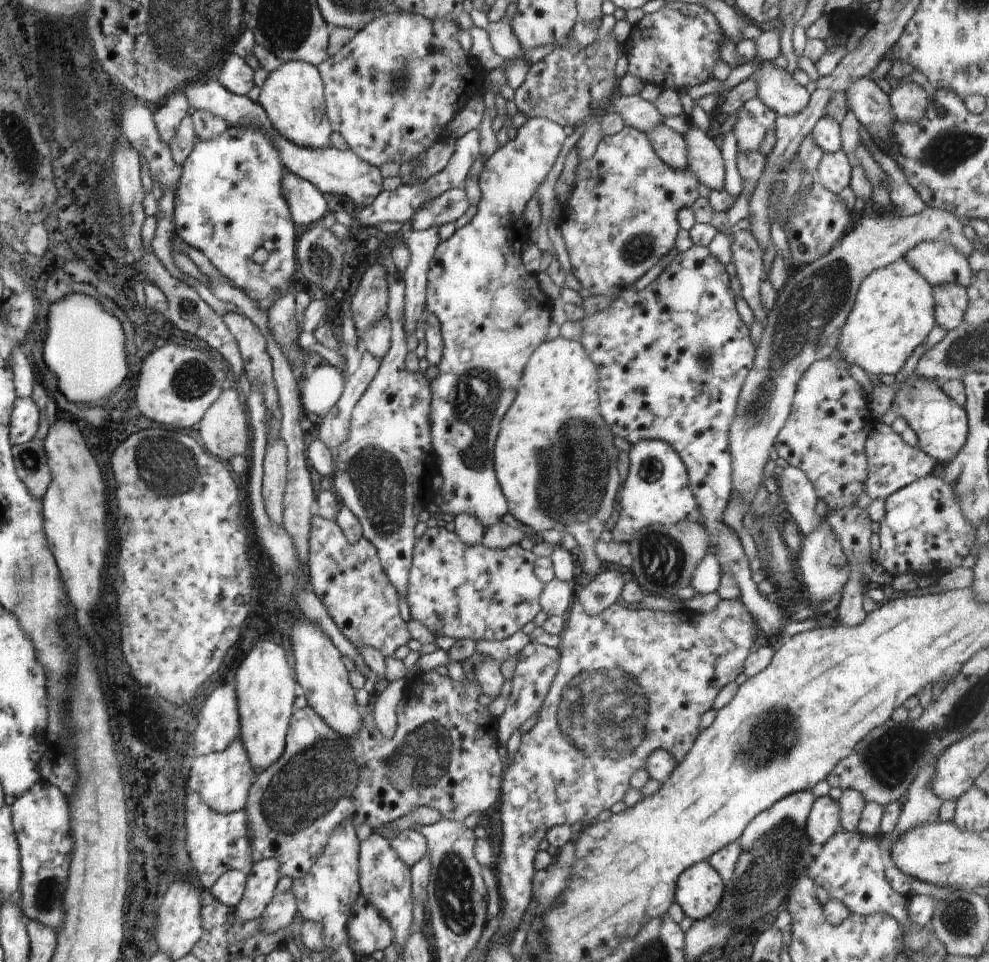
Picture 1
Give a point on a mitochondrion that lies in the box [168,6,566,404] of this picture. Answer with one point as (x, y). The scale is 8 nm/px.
(194, 378)

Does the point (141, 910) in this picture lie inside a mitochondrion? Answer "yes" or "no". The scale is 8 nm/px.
no

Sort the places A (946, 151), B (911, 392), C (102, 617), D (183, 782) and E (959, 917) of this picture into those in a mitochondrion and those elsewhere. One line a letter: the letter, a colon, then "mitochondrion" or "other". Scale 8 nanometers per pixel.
A: mitochondrion
B: mitochondrion
C: other
D: other
E: mitochondrion

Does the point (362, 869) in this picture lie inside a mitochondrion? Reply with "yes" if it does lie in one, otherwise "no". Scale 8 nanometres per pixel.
no

